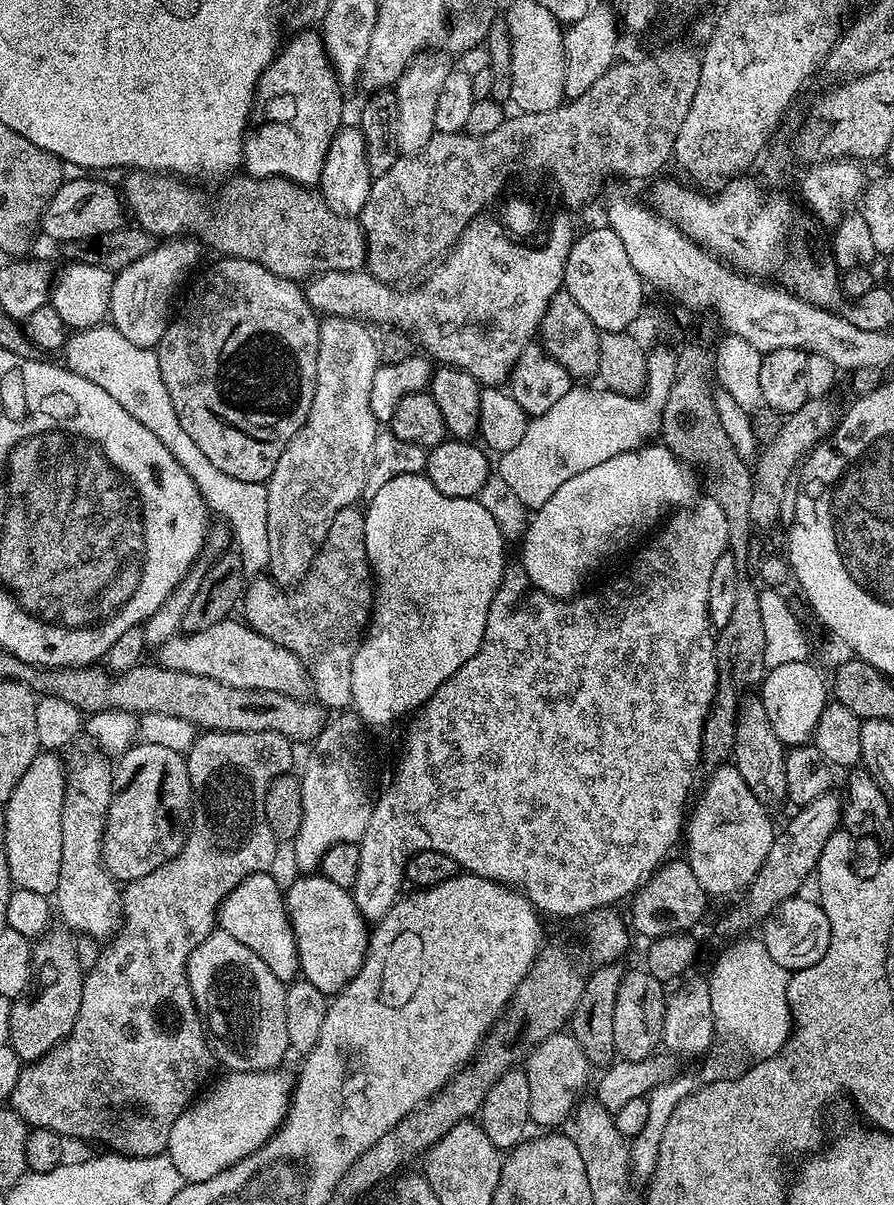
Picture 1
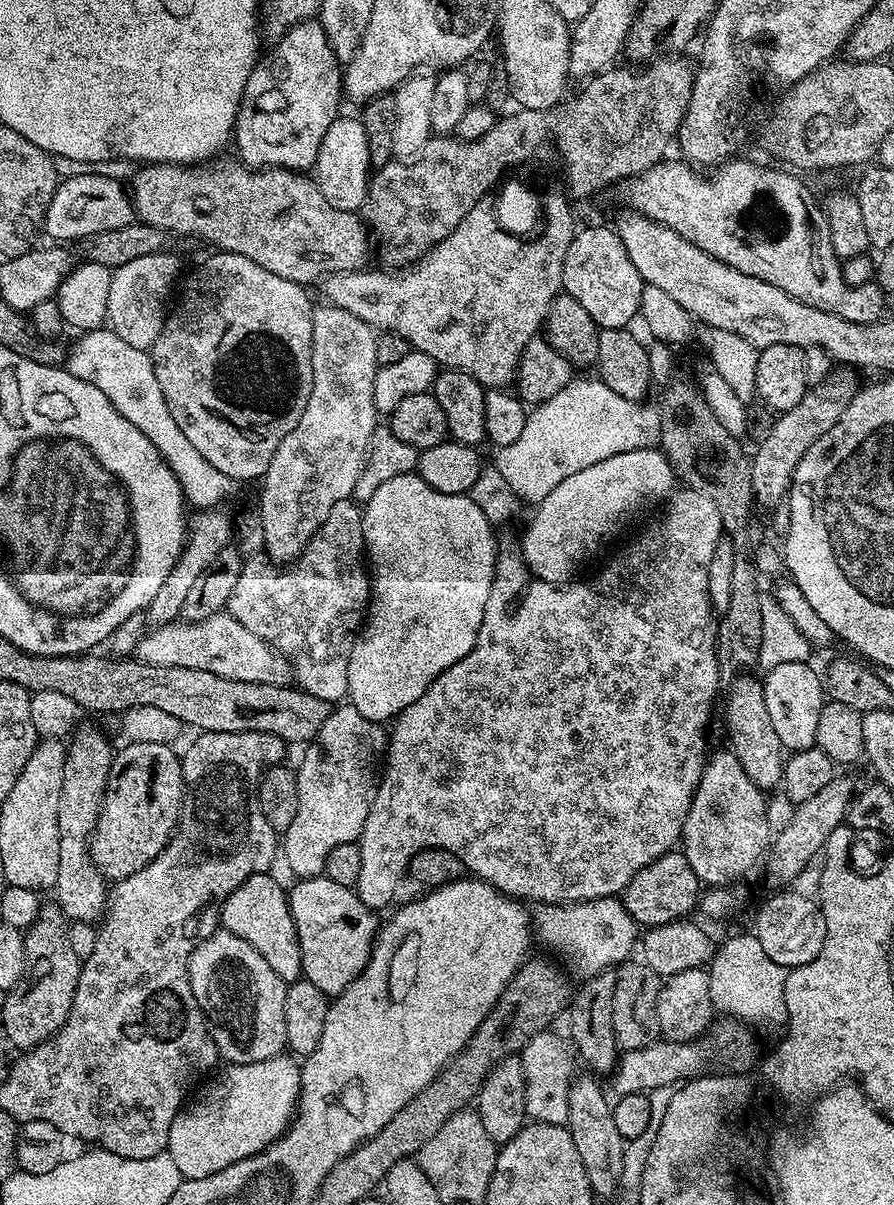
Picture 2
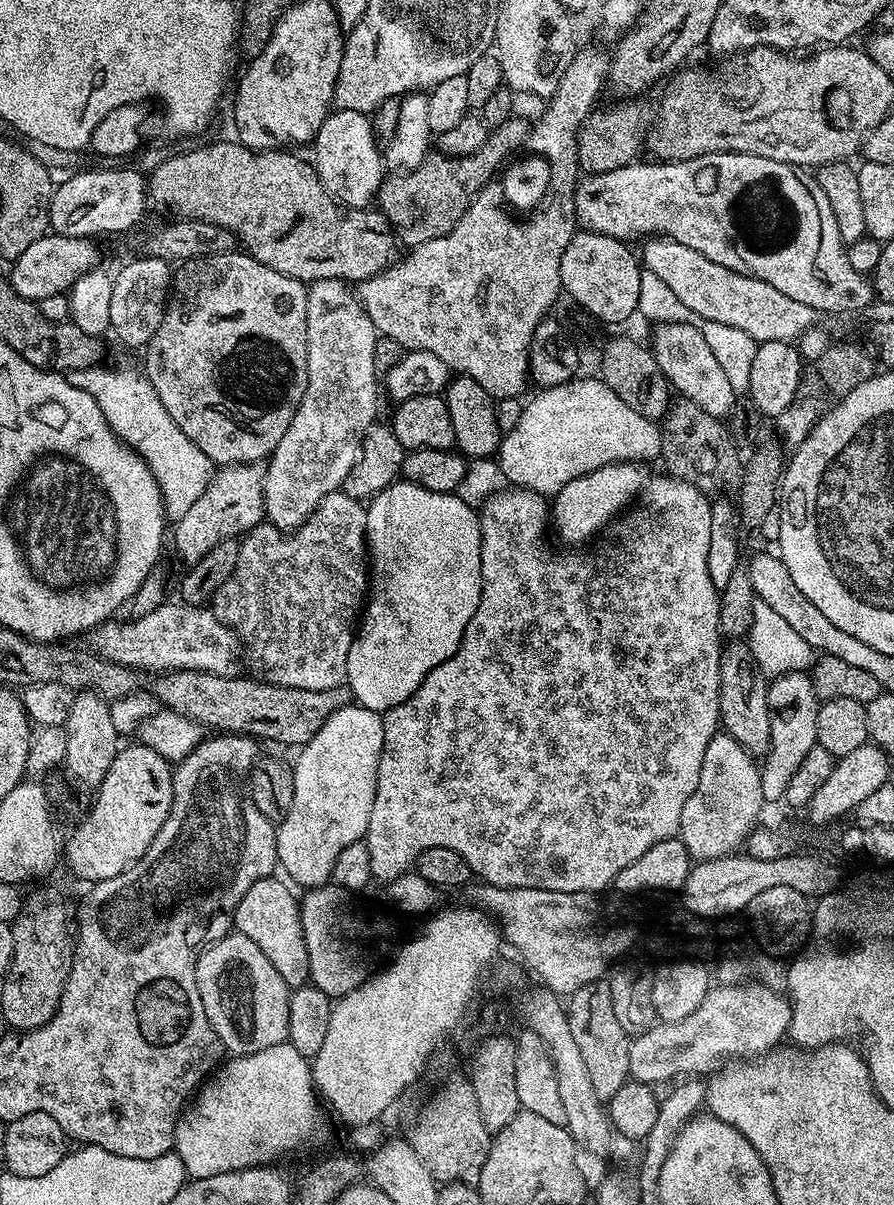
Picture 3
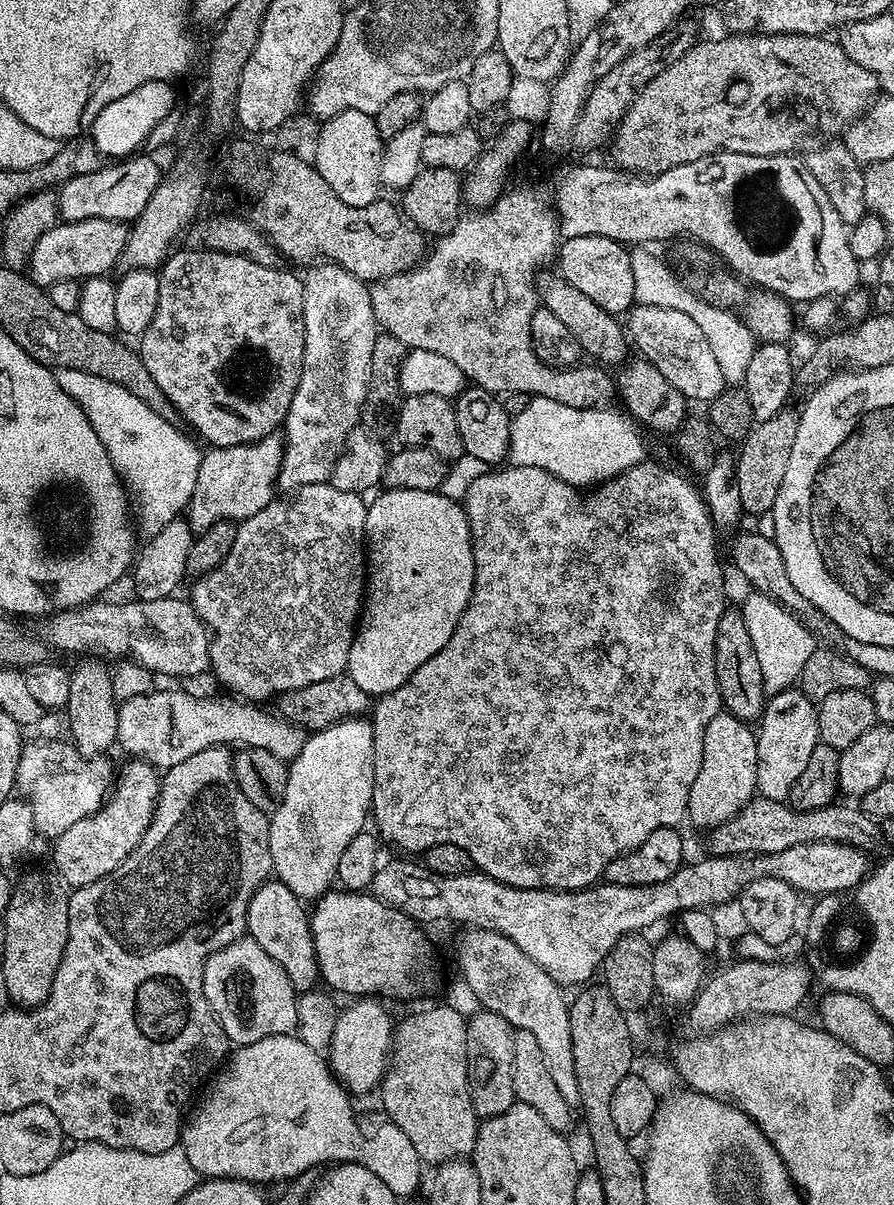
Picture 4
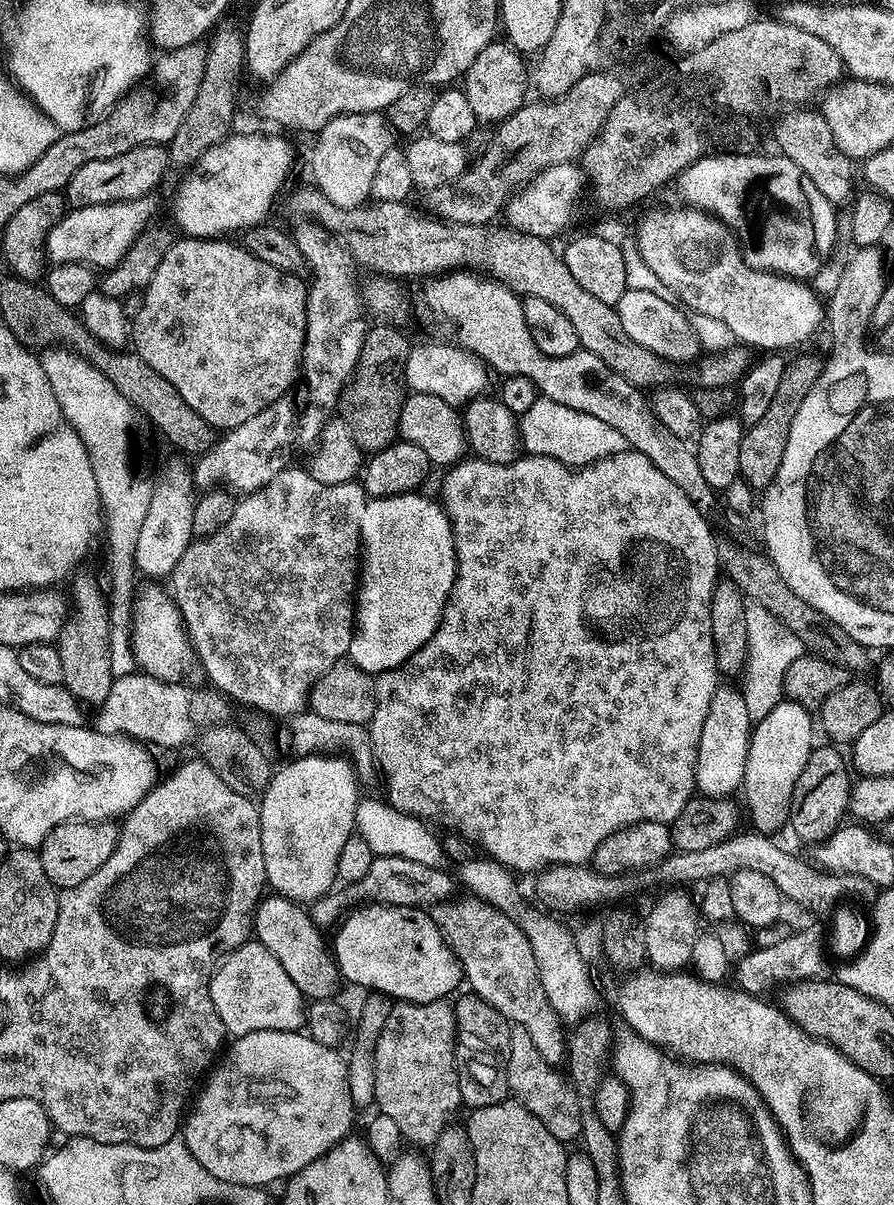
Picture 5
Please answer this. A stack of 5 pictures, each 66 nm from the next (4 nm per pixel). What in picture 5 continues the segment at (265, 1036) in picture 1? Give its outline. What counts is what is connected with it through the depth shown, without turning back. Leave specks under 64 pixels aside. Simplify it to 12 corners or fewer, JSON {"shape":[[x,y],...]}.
{"shape":[[252,938],[217,963],[229,1037],[295,1032],[306,997]]}

